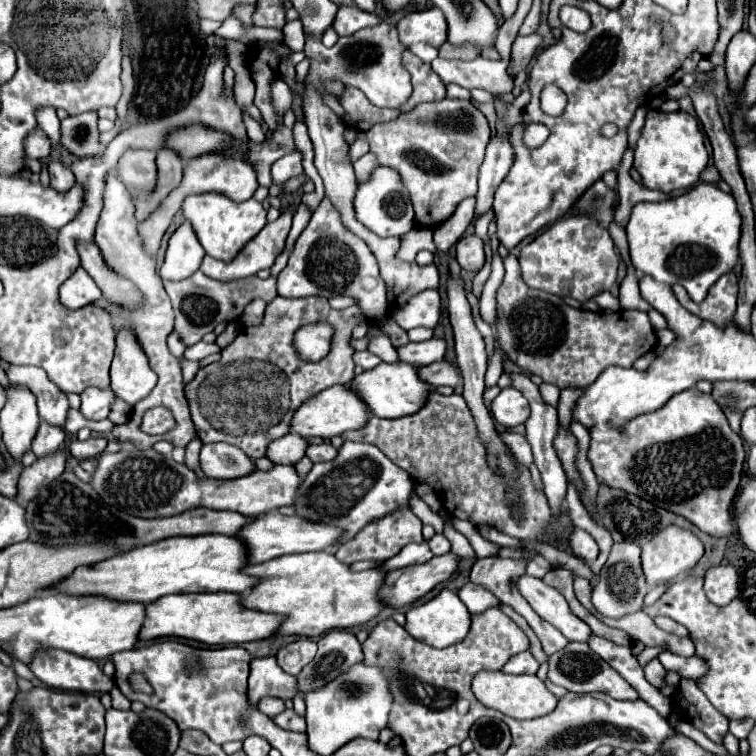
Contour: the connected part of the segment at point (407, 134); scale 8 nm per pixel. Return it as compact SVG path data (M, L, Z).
M443 98L439 102L425 102L417 104L413 110L399 114L391 122L381 122L375 124L371 130L365 132L369 152L377 156L377 162L381 166L391 166L399 170L403 184L411 192L411 202L415 210L413 226L415 228L437 228L441 222L445 222L455 206L467 198L475 196L477 192L477 170L483 162L485 156L485 146L491 138L489 122L483 116L483 112L473 106L471 100L453 100L453 98Z

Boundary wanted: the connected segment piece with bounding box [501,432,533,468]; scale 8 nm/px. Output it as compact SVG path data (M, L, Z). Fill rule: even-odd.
M501 432L501 438L509 444L509 448L513 450L513 456L515 460L519 462L519 466L523 468L529 468L533 464L533 454L531 454L531 446L529 442L519 436L519 434L511 434L511 432Z

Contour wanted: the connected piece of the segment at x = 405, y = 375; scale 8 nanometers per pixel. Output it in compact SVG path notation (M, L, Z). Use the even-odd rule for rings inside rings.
M381 362L377 368L355 376L349 382L349 386L353 388L353 392L357 392L357 396L365 400L369 412L377 418L401 418L417 412L423 406L427 392L431 390L429 384L417 378L417 366L407 362L397 362L397 364Z

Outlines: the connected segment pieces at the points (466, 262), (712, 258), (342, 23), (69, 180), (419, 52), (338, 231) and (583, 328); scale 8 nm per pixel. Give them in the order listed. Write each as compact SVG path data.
M475 234L463 236L457 242L457 262L463 270L479 272L485 264L485 252L483 252L483 240L477 238Z
M701 182L689 188L687 192L669 200L641 202L633 206L625 232L627 232L627 242L629 242L631 264L637 270L637 274L651 276L653 280L669 284L669 286L681 284L695 302L701 302L707 296L711 284L715 284L739 260L737 244L741 236L741 216L737 212L735 200L731 194L725 194L715 184L707 184L707 182Z
M345 6L345 8L339 8L337 12L337 18L333 22L333 28L339 36L351 36L363 28L373 28L377 24L381 24L383 20L377 16L377 14L371 14L371 12L365 12L357 6Z
M61 162L49 164L49 176L51 176L51 188L57 188L57 192L69 192L69 188L73 188L75 176Z
M413 44L409 50L411 50L415 56L419 56L421 60L425 60L425 62L431 62L433 58L437 58L437 48L433 48L433 46L429 46L429 44Z
M325 196L313 210L307 228L297 238L287 266L277 276L277 294L285 298L301 296L353 296L359 300L361 310L369 318L383 318L387 312L387 288L379 276L377 258L369 246L345 228L341 214L333 208L333 202Z
M513 254L503 258L505 266L505 276L501 282L501 288L497 290L497 324L495 324L495 336L499 348L507 354L507 358L517 364L521 370L529 370L531 374L537 374L543 378L543 382L555 384L557 388L573 388L573 390L583 390L589 384L597 380L597 376L607 368L607 366L633 366L637 358L643 354L651 352L657 348L657 336L655 330L649 322L647 312L639 310L625 310L621 312L587 312L587 310L575 310L569 308L567 304L557 306L557 296L543 292L543 290L533 290L527 288L525 282L521 280L521 270L519 262Z

